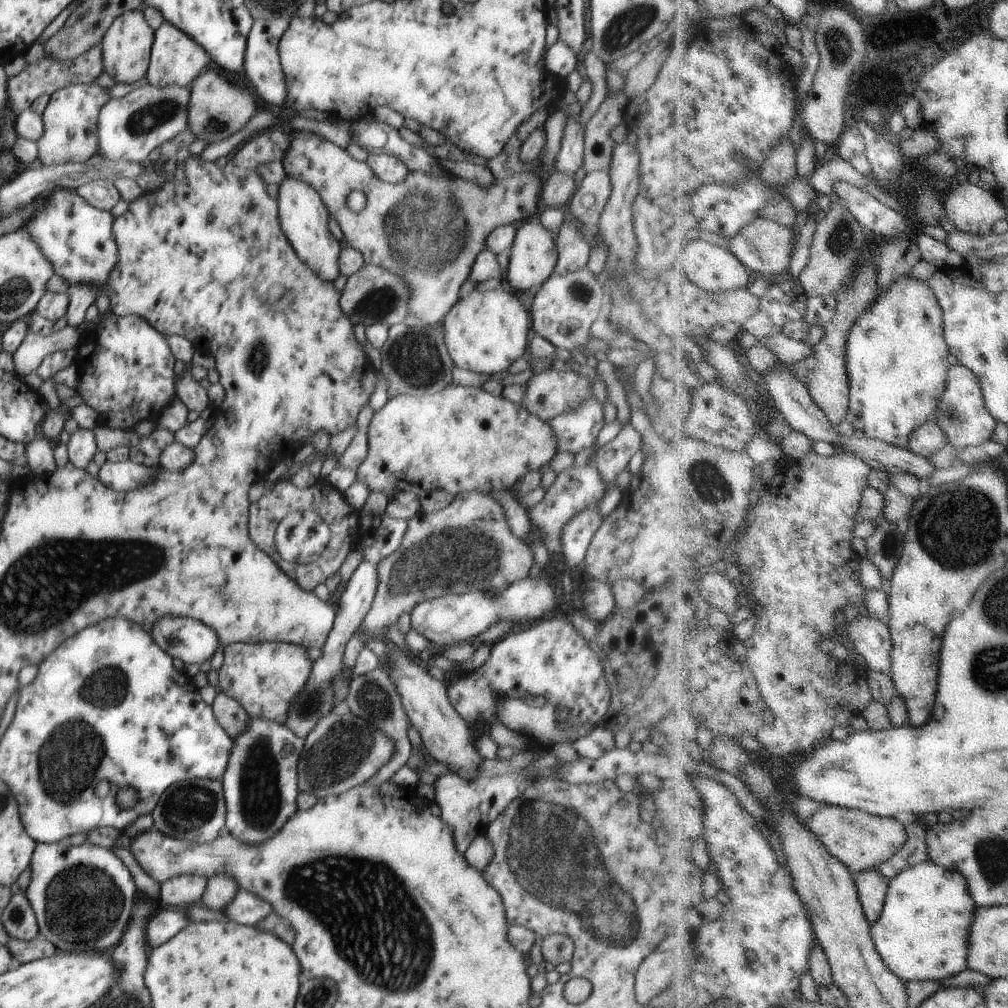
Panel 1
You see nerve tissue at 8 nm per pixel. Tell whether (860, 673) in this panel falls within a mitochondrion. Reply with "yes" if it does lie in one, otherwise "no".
no

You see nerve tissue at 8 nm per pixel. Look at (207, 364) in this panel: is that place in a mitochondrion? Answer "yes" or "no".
no

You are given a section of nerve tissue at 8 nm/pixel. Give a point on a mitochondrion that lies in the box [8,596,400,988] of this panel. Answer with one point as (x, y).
(81, 898)

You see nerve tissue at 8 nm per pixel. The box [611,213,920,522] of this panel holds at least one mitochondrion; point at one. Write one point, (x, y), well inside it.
(713, 487)

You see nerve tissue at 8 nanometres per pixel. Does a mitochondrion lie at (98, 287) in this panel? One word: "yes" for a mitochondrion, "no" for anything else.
no

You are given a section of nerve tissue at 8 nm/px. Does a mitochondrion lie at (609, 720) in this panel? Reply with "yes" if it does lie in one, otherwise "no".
no

